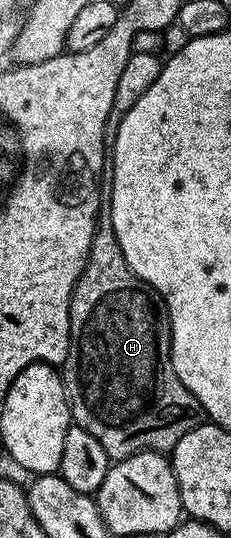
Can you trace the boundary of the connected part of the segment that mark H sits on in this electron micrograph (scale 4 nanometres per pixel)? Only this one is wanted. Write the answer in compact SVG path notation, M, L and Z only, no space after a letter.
M136 53L126 62L122 74L118 74L118 86L114 89L114 102L110 105L110 114L106 114L106 130L102 130L102 174L100 175L100 201L96 215L96 229L90 242L88 260L84 263L82 274L70 298L70 338L72 345L66 362L62 365L64 393L68 396L68 406L75 427L94 434L102 450L106 450L109 461L125 460L139 452L171 453L172 447L185 434L190 434L205 419L204 407L182 386L178 374L174 374L172 365L172 335L168 310L163 299L149 284L139 280L128 269L114 235L112 225L112 179L114 178L114 142L122 118L150 90L150 85L158 79L161 57L154 53Z

